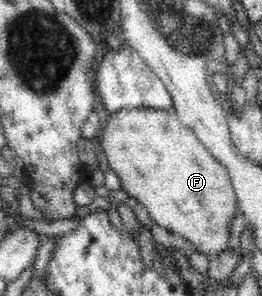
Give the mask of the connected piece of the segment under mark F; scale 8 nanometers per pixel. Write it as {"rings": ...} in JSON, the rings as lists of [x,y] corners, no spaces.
{"rings":[[[140,109],[116,113],[107,118],[102,130],[99,144],[109,166],[117,174],[123,190],[147,209],[153,223],[192,241],[208,257],[228,250],[228,227],[236,217],[236,206],[239,205],[229,171],[201,144],[189,126],[182,125],[175,112]]]}

